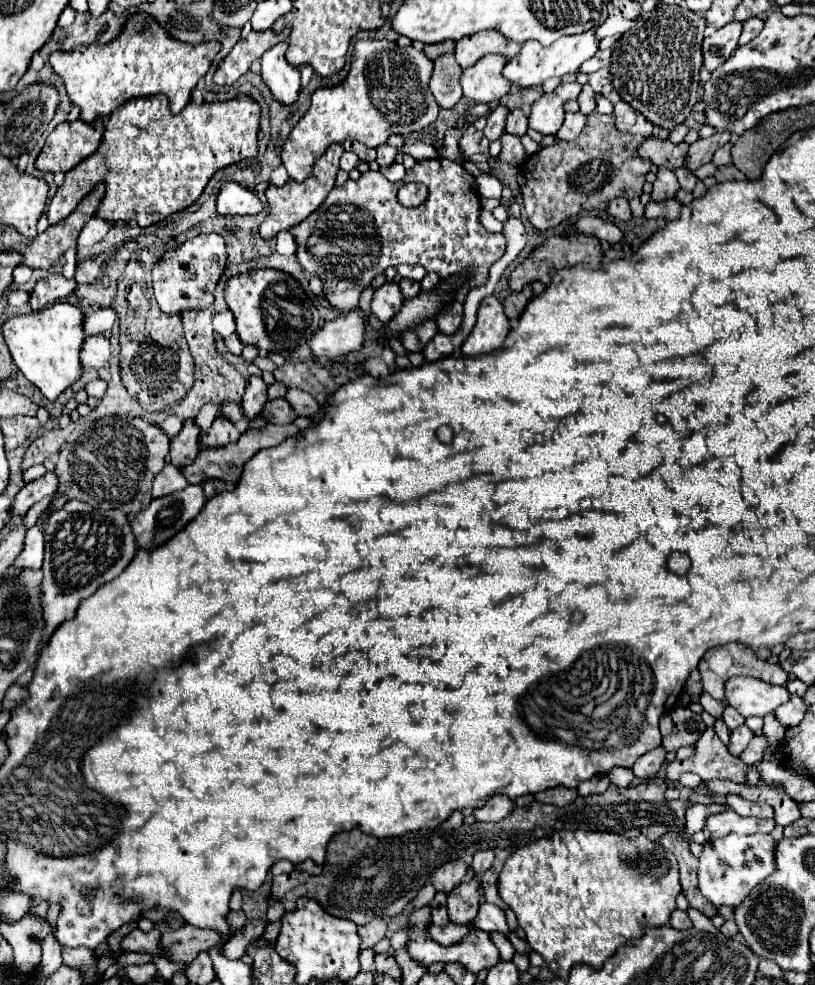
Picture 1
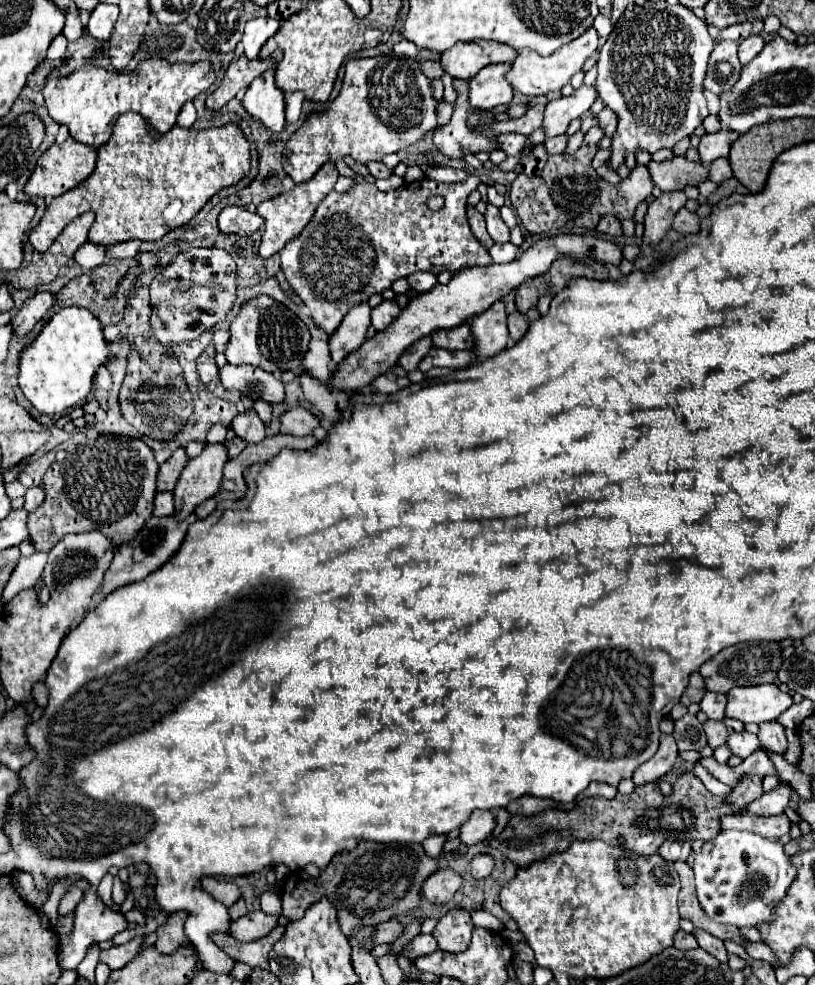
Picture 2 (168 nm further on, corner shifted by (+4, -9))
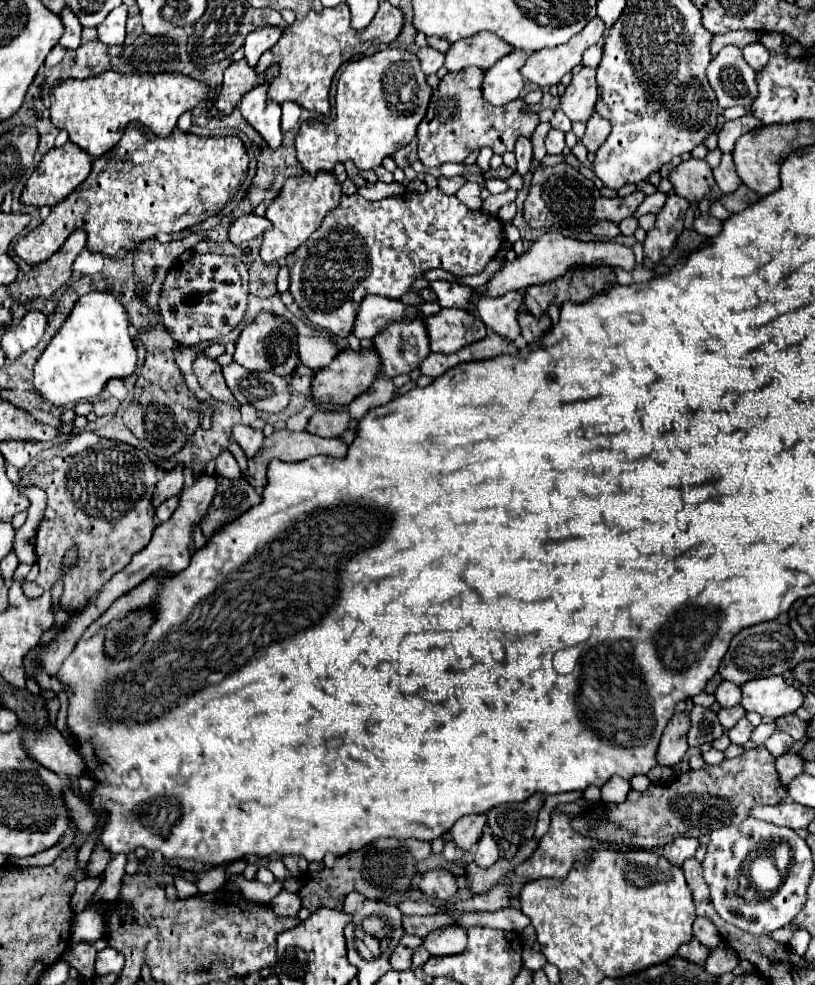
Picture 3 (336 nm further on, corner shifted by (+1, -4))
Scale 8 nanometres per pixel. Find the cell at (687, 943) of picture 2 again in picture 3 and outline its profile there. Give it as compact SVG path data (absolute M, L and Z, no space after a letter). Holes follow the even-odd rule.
M691 940L689 944L681 946L677 954L679 954L683 960L687 960L687 962L693 962L693 964L703 966L705 960L707 960L707 956L709 956L709 948L705 948L699 940Z

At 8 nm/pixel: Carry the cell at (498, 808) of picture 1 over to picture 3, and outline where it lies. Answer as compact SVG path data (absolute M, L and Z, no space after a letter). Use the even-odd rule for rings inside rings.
M481 814L481 816L467 816L455 822L455 826L451 828L451 840L455 842L455 846L461 850L471 850L481 838L483 828L487 826L485 820L487 816Z

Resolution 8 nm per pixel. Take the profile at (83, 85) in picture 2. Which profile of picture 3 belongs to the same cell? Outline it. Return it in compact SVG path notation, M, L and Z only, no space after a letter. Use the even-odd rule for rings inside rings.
M103 72L87 80L63 80L51 92L51 122L65 128L69 140L93 160L107 154L129 122L141 122L155 136L169 136L181 114L193 110L209 94L209 86L183 74L119 74Z

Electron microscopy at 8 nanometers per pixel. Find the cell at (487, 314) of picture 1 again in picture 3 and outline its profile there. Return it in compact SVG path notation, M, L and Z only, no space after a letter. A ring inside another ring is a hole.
M507 292L501 296L481 294L477 300L477 312L489 330L515 340L521 334L521 328L517 322L521 304L523 304L521 292Z

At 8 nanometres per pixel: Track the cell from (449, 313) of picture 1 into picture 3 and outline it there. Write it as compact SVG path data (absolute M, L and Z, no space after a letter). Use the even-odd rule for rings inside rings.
M441 308L437 314L427 316L425 330L429 336L431 352L441 352L441 354L453 354L485 338L487 334L487 328L483 326L479 316L451 308Z

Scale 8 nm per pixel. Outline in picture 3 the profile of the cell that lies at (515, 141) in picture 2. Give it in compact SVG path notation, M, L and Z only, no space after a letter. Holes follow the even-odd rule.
M519 138L519 142L515 144L515 156L517 156L517 174L525 176L525 174L529 172L531 162L533 162L531 140L527 140L527 138Z

